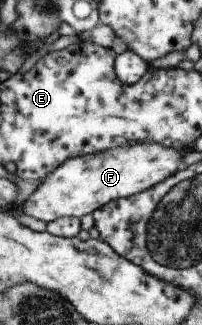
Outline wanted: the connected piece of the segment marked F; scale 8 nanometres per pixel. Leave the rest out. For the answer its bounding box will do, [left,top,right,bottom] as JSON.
[19,143,186,223]

